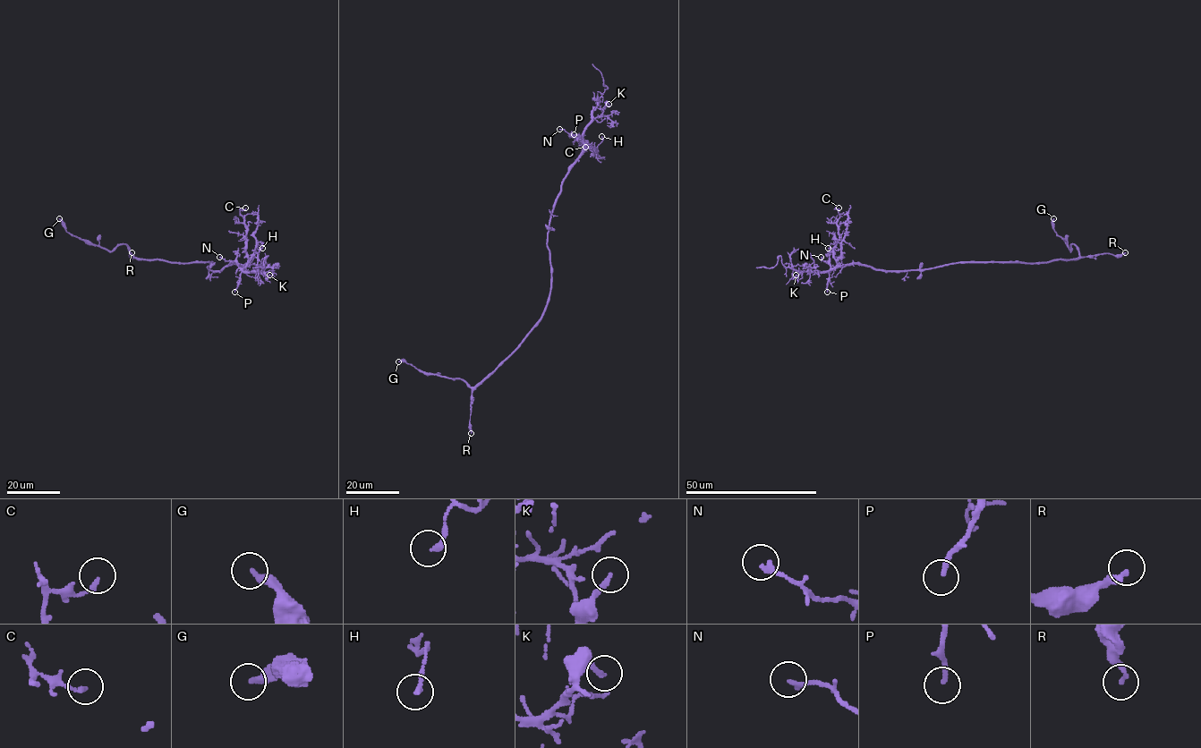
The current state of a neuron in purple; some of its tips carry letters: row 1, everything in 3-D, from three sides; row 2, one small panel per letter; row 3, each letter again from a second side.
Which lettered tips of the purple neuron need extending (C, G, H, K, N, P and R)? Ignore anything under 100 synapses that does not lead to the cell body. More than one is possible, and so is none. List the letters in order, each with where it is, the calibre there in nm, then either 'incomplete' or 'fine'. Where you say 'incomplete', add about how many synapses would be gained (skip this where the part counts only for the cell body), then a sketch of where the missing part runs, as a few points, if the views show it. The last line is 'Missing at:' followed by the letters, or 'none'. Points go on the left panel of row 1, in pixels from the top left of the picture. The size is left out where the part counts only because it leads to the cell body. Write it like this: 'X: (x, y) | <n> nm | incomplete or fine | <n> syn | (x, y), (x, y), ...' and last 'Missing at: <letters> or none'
C: (245, 208) | 160 nm | fine
G: (59, 218) | 320 nm | fine
H: (262, 248) | 190 nm | fine
K: (269, 275) | 180 nm | fine
N: (219, 257) | 240 nm | fine
P: (234, 292) | 180 nm | fine
R: (132, 252) | 200 nm | fine
Missing at: none

